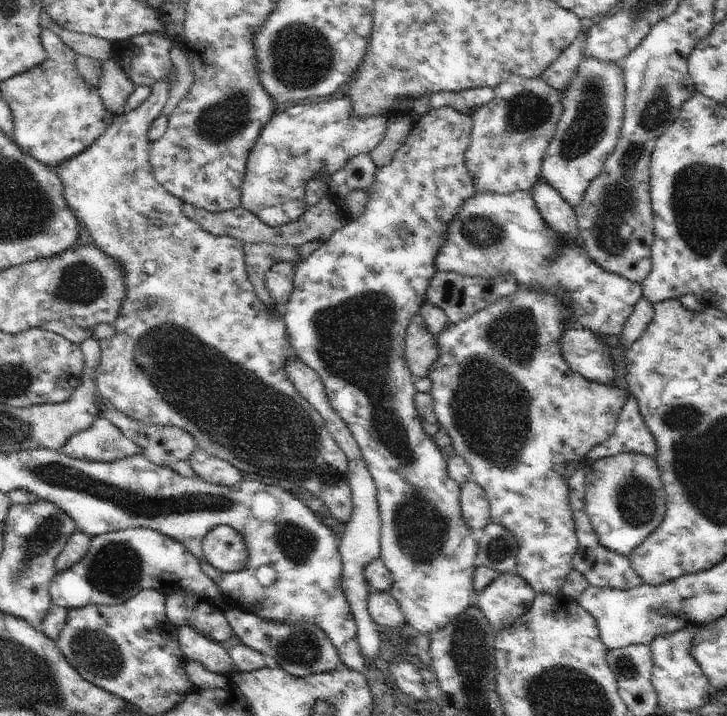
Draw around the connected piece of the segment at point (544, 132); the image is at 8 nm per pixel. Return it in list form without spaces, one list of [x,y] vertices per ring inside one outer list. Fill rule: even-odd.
[[[511,76],[495,88],[494,98],[473,115],[472,139],[465,152],[465,163],[473,178],[474,195],[490,191],[503,195],[514,191],[530,191],[541,179],[541,164],[564,112],[561,92],[542,78]]]

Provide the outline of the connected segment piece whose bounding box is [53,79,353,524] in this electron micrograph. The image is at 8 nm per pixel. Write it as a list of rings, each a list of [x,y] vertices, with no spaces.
[[[158,81],[152,87],[151,95],[133,111],[116,114],[108,130],[97,138],[83,153],[66,159],[61,165],[56,165],[53,171],[58,175],[64,187],[64,196],[68,206],[73,210],[80,223],[83,223],[93,243],[109,257],[117,260],[121,271],[125,275],[125,303],[120,307],[117,319],[114,321],[116,332],[112,338],[99,342],[101,357],[97,369],[93,372],[96,388],[100,395],[105,396],[113,405],[126,416],[141,422],[144,425],[163,427],[172,425],[192,435],[200,449],[208,454],[229,462],[235,469],[242,472],[254,472],[260,476],[269,476],[280,480],[288,480],[306,488],[326,504],[332,517],[338,522],[346,524],[352,516],[353,506],[351,486],[348,478],[348,459],[346,453],[334,440],[331,432],[326,428],[322,415],[294,388],[293,382],[286,376],[285,364],[296,354],[292,351],[287,336],[283,316],[277,308],[267,309],[257,297],[253,284],[247,278],[245,269],[243,242],[237,238],[220,235],[214,236],[206,232],[199,224],[183,215],[183,201],[170,194],[155,179],[150,164],[151,142],[148,138],[150,125],[162,112],[168,100],[168,82]]]

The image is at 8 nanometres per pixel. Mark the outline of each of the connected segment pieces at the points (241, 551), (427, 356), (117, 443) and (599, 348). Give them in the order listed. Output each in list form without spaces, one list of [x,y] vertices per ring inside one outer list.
[[[228,525],[214,527],[203,540],[206,560],[222,572],[242,570],[249,562],[242,535]]]
[[[418,313],[408,325],[405,336],[405,357],[408,368],[416,380],[428,377],[432,365],[438,360],[437,339],[427,327],[426,321]]]
[[[102,416],[88,430],[69,438],[61,451],[73,459],[107,463],[143,454],[140,446]]]
[[[570,328],[561,334],[559,350],[568,366],[583,377],[603,385],[614,385],[616,370],[608,357],[610,347],[586,329]]]

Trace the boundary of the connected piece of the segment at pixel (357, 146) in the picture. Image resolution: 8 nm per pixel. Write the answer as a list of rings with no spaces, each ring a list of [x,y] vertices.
[[[346,96],[327,102],[298,104],[283,112],[274,113],[262,129],[247,158],[247,167],[241,186],[241,206],[271,227],[297,221],[307,209],[304,195],[308,182],[314,179],[329,162],[334,164],[335,170],[344,160],[349,161],[355,156],[374,150],[387,133],[387,123],[388,118],[384,115],[355,117],[351,100]]]

